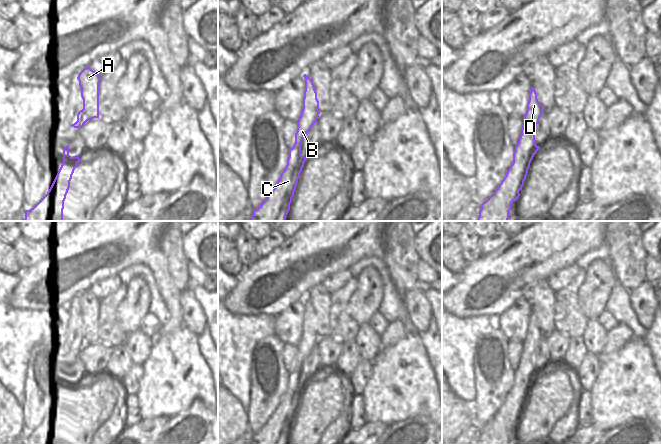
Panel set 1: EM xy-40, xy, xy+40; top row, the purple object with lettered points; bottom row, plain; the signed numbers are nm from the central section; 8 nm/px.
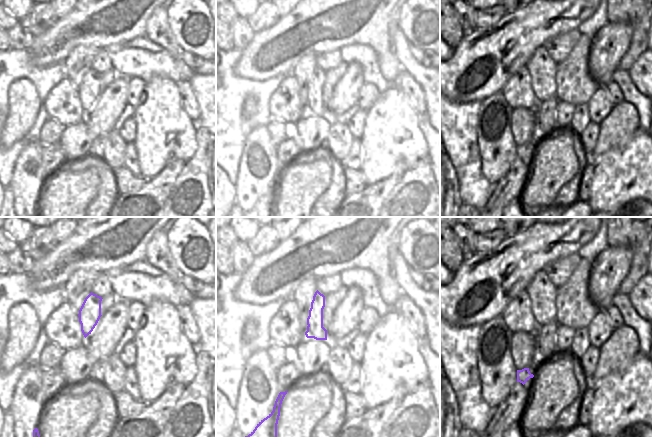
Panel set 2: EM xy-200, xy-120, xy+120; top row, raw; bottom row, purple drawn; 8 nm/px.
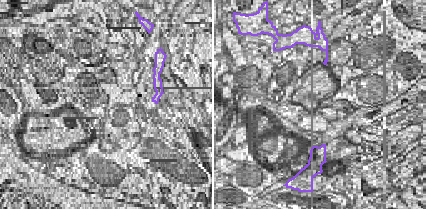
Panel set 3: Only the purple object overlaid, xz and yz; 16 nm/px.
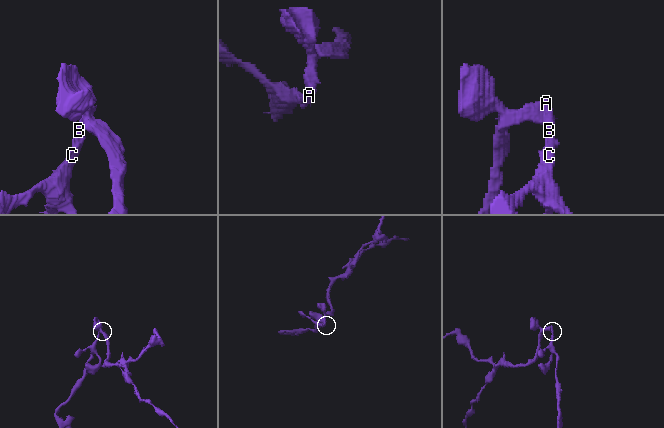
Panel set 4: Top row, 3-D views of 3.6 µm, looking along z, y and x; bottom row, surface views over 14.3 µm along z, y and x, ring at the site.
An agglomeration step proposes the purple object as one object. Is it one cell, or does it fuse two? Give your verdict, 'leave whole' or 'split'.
split

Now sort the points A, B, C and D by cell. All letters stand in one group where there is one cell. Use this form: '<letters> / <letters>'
A / B C D

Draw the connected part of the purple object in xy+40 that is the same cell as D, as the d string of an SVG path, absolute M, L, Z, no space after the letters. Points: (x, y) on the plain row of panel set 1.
M533 311L529 317L523 351L513 377L513 387L497 413L481 428L477 444L508 444L513 425L518 424L530 387L540 373L535 367L535 351L543 337Z

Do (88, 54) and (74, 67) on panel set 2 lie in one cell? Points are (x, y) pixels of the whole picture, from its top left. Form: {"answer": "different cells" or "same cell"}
{"answer": "same cell"}

